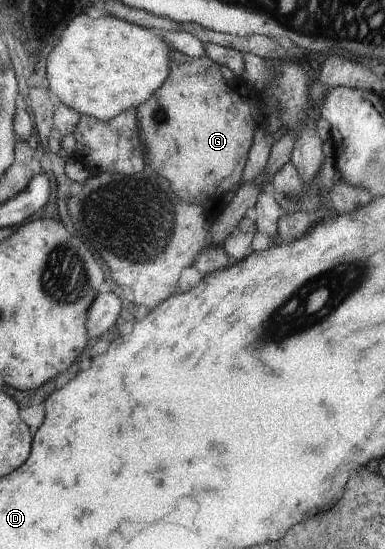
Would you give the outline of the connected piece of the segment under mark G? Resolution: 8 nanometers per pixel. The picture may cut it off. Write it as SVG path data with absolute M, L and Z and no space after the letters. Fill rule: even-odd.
M178 53L171 58L171 66L172 72L169 73L168 80L136 108L141 138L144 143L147 141L146 165L161 173L161 177L165 177L167 181L173 181L173 191L177 193L177 197L185 197L189 202L217 212L231 201L230 198L243 184L253 133L257 131L257 119L251 113L259 113L259 107L257 101L249 101L249 95L243 97L235 87L229 87L219 65L208 56L195 57Z

